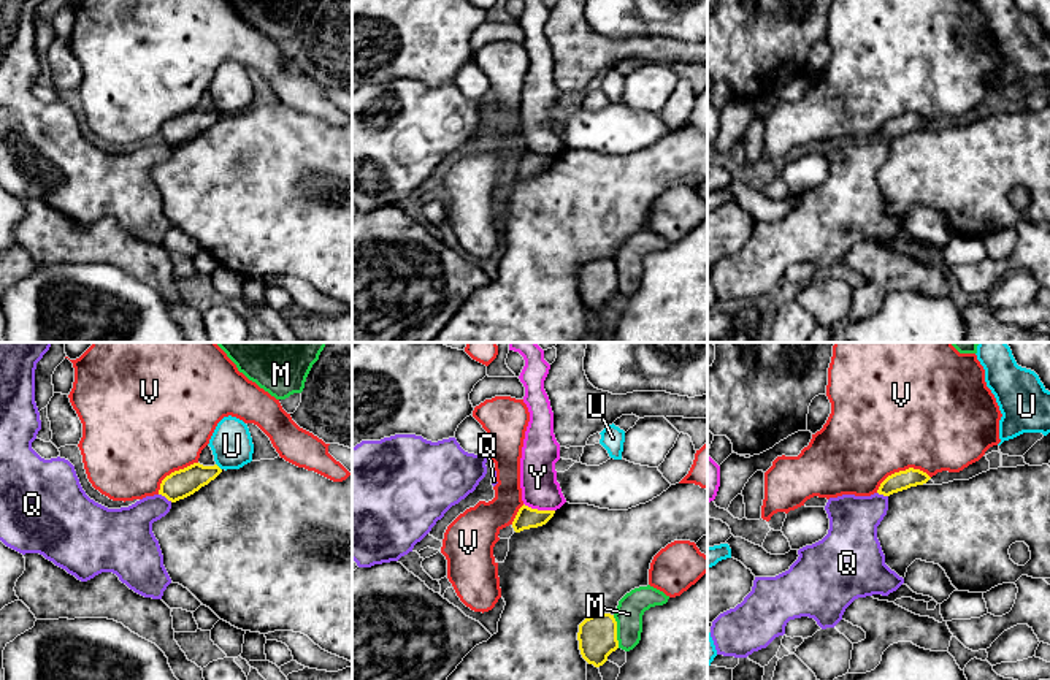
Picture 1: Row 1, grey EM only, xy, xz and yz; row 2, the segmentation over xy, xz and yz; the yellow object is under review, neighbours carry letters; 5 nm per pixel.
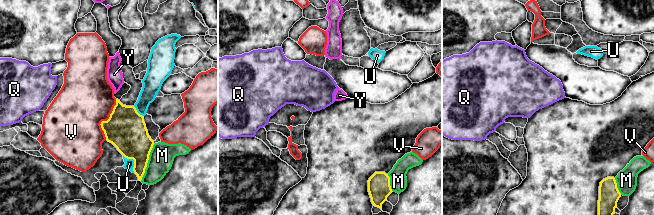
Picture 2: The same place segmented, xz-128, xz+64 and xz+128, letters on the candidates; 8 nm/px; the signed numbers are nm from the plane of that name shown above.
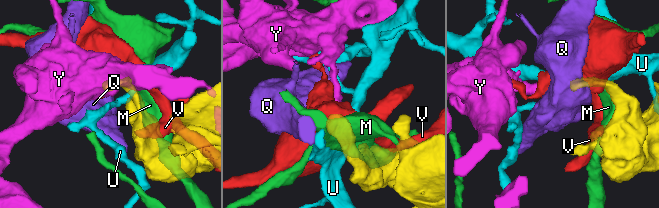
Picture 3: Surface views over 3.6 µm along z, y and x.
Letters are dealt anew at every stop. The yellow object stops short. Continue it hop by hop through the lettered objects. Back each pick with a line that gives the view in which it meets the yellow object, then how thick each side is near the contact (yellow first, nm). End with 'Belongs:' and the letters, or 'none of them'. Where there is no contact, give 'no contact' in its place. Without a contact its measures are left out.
Belongs: none of them

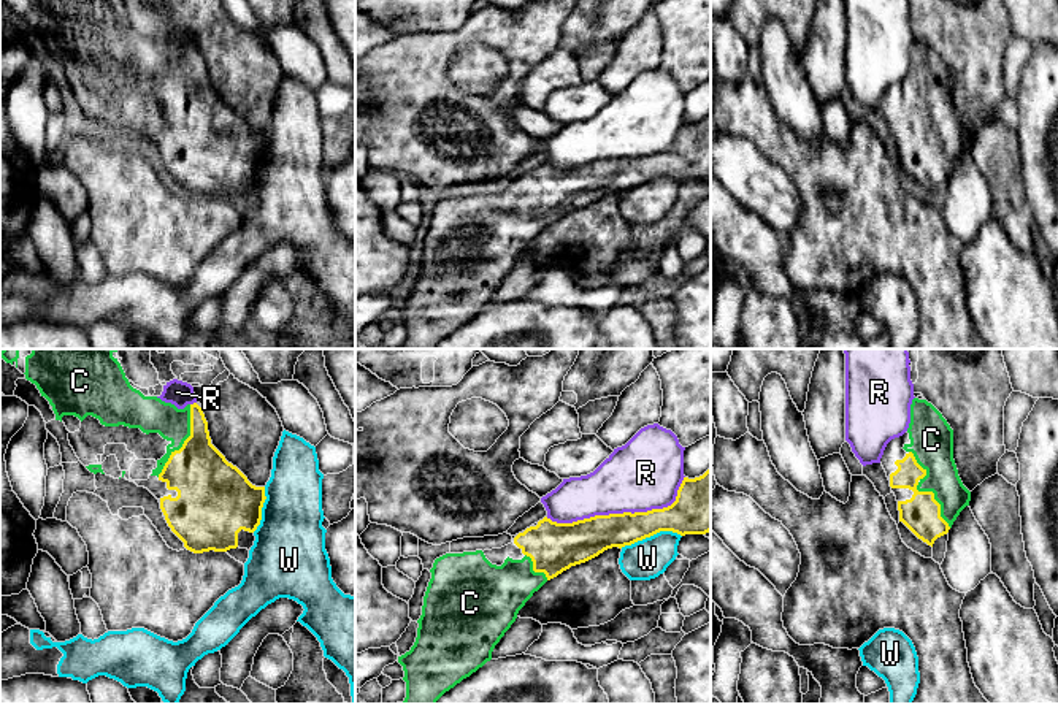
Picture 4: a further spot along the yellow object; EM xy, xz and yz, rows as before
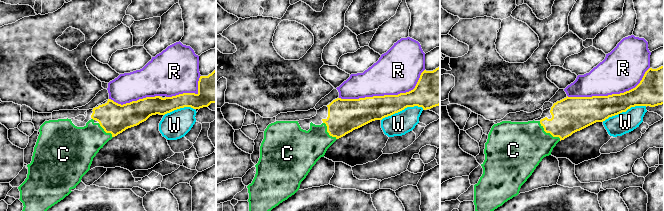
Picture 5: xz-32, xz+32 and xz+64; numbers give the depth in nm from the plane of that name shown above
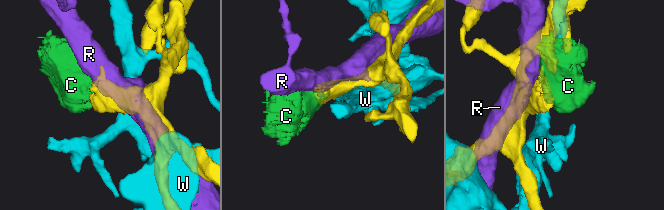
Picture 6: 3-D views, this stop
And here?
C: meets yellow in xy; 320 nm thick on the yellow side, 180 nm on the other
Belongs: C

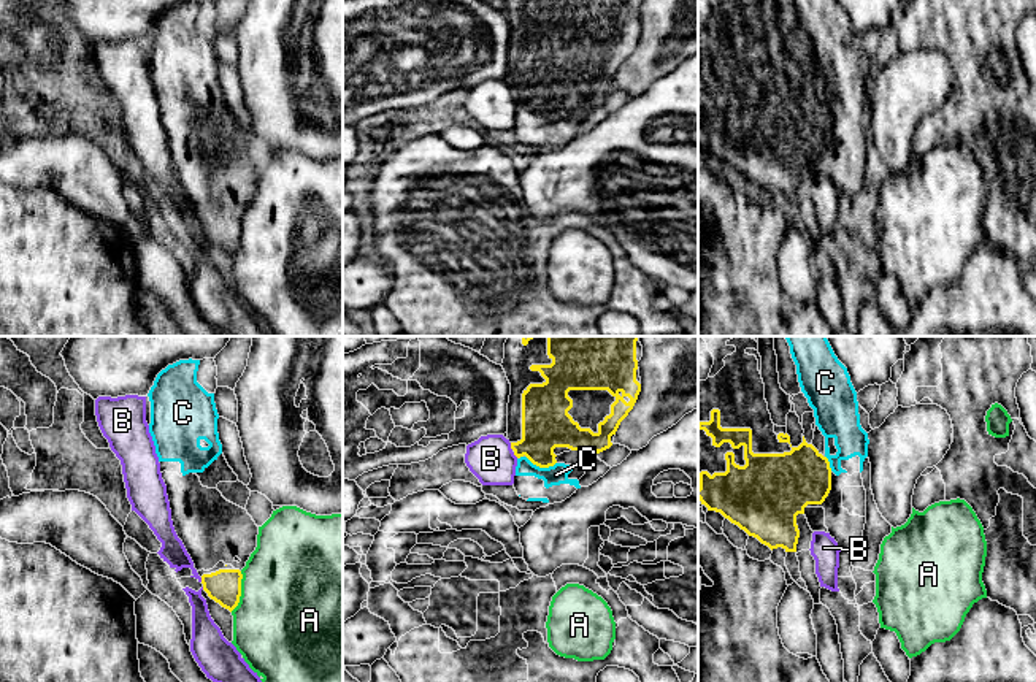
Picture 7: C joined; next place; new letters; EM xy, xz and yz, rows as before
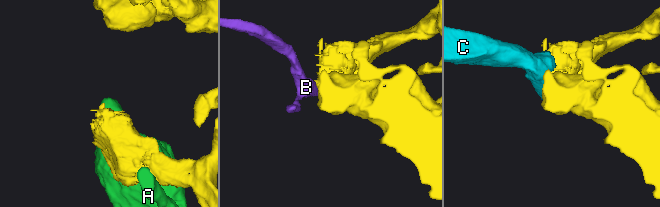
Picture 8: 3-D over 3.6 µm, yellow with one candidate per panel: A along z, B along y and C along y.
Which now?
C: meets yellow in xz; 260 nm thick on the yellow side, 100 nm on the other
Belongs: C

